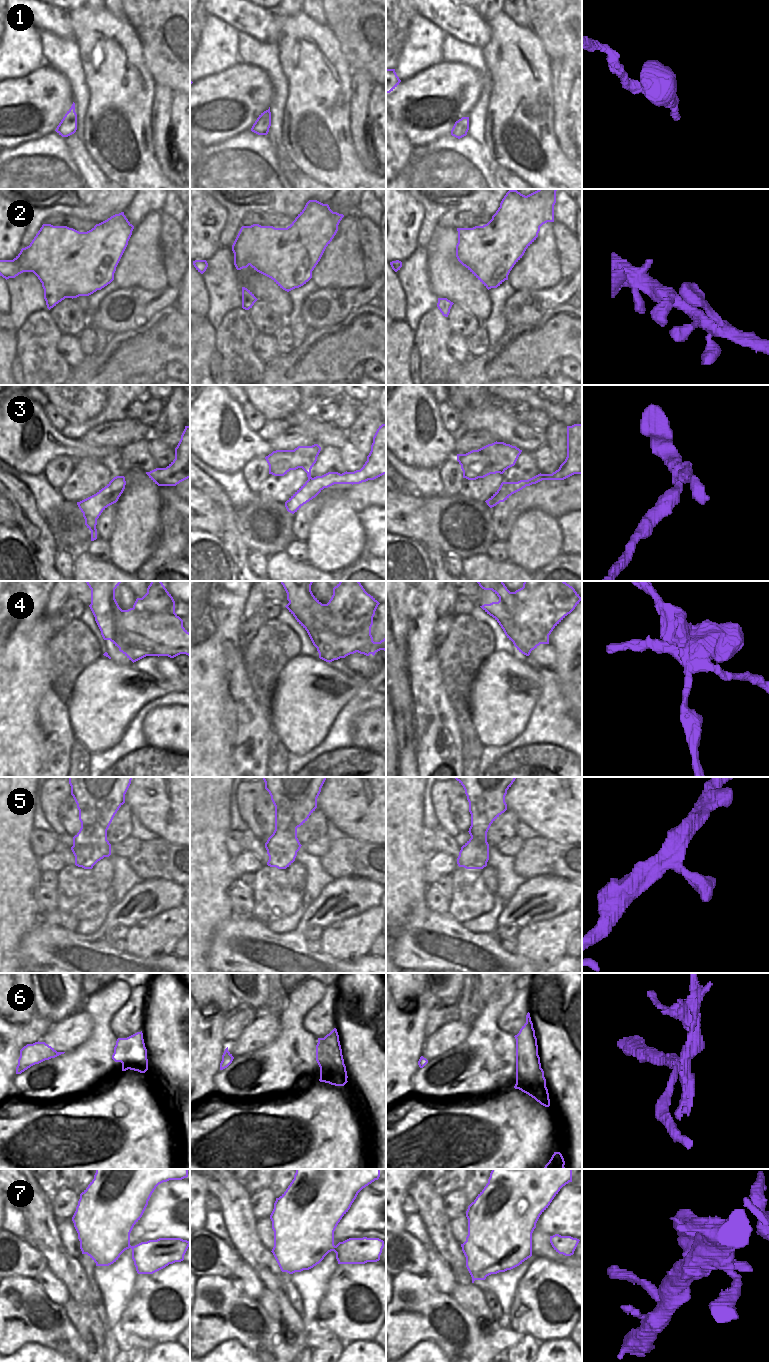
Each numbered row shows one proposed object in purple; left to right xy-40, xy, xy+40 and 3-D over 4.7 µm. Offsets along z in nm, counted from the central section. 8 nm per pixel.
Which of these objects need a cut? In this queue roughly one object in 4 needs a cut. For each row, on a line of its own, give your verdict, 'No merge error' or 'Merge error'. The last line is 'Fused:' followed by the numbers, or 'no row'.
1: No merge error
2: No merge error
3: No merge error
4: Merge error
5: No merge error
6: Merge error
7: No merge error
Fused: 4, 6

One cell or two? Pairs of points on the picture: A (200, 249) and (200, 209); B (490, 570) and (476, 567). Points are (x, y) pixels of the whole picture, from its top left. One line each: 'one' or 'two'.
A: one
B: one

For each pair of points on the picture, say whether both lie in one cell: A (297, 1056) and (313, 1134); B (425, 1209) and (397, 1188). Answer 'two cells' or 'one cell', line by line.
A: two cells
B: two cells

